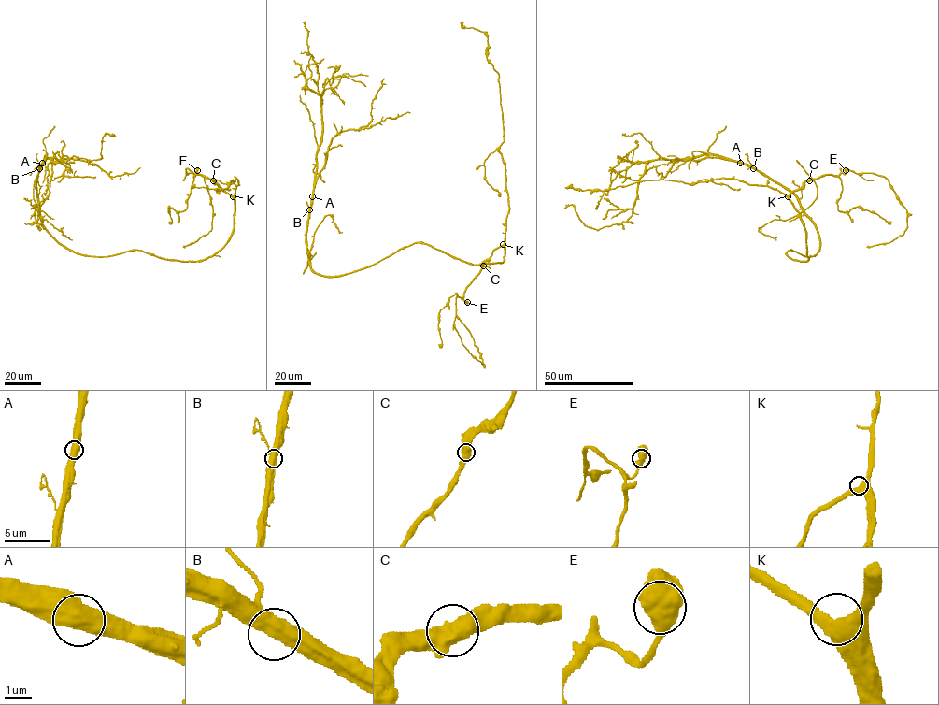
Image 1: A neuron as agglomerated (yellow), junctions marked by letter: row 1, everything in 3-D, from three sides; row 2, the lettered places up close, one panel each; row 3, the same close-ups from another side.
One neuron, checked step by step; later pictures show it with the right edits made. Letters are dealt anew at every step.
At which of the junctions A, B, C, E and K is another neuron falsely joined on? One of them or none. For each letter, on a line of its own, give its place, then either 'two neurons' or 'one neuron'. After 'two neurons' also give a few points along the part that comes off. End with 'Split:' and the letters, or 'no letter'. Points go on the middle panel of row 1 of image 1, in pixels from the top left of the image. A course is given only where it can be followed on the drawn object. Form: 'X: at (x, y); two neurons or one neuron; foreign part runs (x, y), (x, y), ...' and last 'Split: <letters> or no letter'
A: at (312, 196); one neuron
B: at (309, 209); one neuron
C: at (483, 266); one neuron
E: at (467, 302); one neuron
K: at (503, 244); one neuron
Split: no letter

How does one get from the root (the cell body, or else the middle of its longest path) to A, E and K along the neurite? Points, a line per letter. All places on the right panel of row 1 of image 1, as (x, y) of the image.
A: (802, 254), (813, 256), (818, 252), (819, 236), (800, 201), (777, 183), (740, 163)
E: (802, 254), (786, 253), (799, 261), (808, 258), (804, 224), (789, 196), (805, 181), (846, 170)
K: (802, 254), (791, 250), (786, 253), (799, 261), (808, 258), (806, 233), (801, 213), (788, 196)

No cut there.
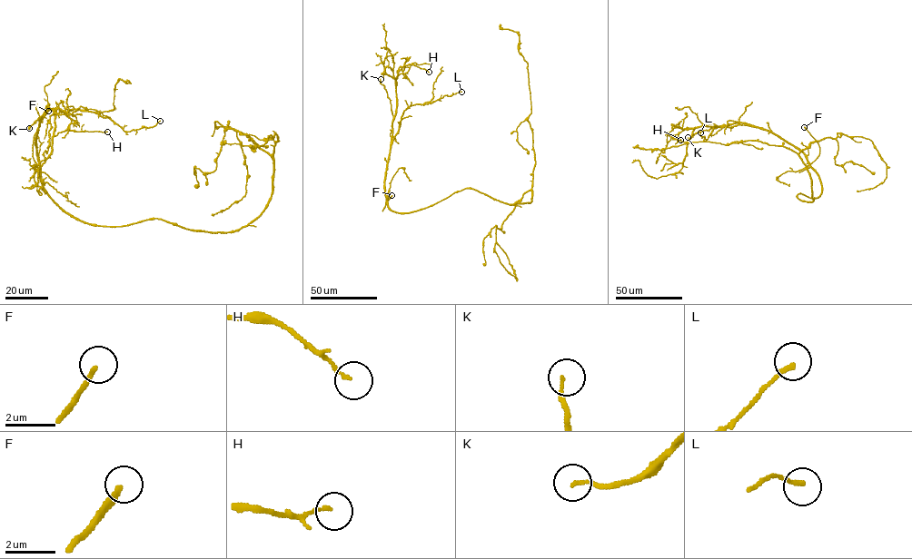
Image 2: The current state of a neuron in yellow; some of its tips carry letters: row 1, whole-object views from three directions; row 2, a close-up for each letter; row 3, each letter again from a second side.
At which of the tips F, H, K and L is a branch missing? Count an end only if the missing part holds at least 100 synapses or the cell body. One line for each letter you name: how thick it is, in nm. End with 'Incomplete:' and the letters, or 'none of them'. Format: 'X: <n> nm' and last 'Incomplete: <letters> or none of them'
F: 220 nm
Incomplete: F

